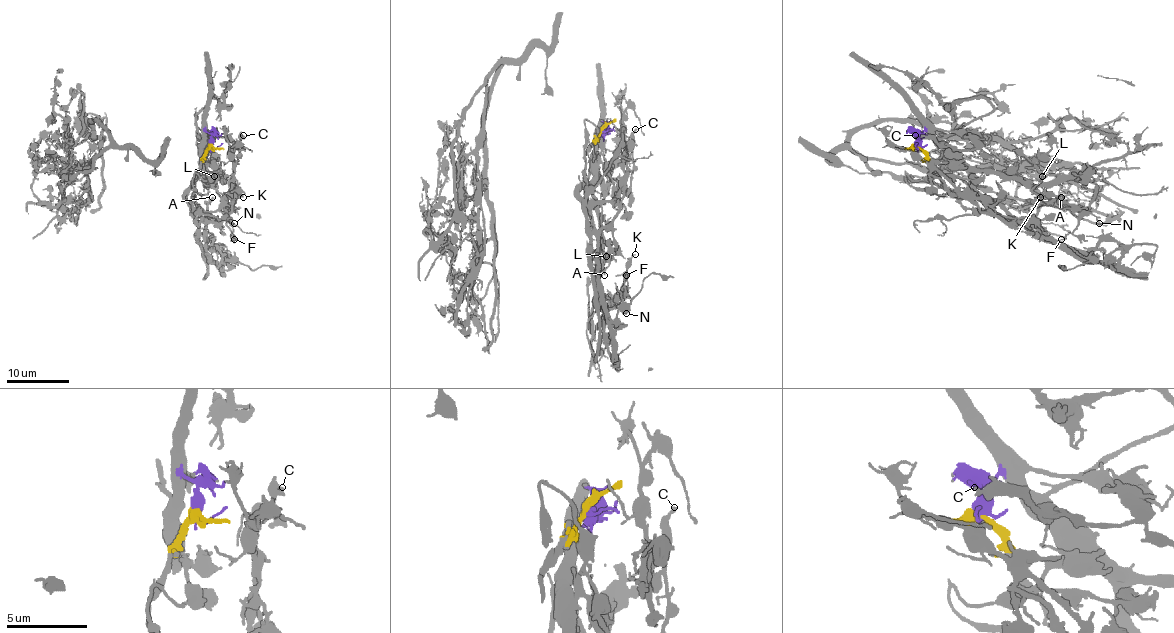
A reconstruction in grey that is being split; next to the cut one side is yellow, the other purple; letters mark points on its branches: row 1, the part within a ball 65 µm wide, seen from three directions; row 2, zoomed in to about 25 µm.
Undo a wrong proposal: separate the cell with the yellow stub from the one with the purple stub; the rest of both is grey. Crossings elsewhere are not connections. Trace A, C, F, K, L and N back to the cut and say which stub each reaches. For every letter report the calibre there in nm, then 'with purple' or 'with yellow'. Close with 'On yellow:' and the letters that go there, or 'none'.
A: 200 nm | with yellow
C: 240 nm | with purple
F: 130 nm | with purple
K: 180 nm | with purple
L: 110 nm | with purple
N: 140 nm | with purple
On yellow: A

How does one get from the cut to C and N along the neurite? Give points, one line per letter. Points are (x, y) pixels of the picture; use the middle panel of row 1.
C: (602, 131), (597, 138), (599, 176), (606, 183), (617, 180), (630, 188), (633, 132), (636, 129)
N: (602, 131), (597, 138), (594, 193), (599, 221), (597, 284), (602, 306), (611, 309), (617, 303), (627, 314)

